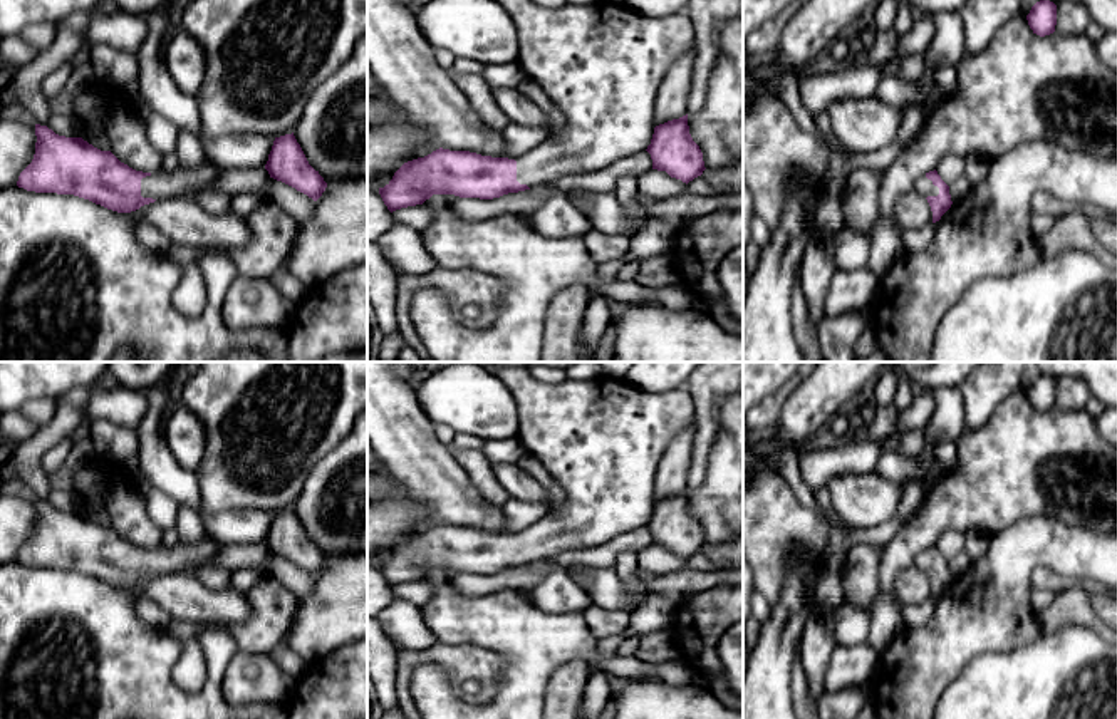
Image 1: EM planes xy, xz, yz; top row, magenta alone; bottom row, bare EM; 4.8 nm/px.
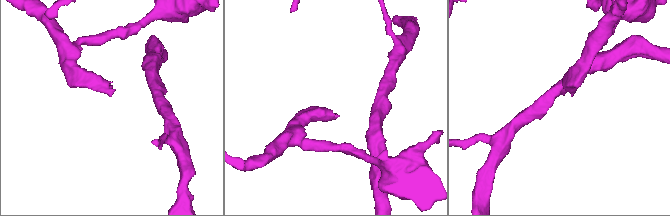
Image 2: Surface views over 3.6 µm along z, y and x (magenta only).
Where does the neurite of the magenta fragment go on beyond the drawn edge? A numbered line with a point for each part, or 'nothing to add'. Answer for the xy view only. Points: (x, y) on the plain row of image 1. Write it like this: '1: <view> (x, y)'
1: xy (163, 558)

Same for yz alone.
1: yz (923, 560)

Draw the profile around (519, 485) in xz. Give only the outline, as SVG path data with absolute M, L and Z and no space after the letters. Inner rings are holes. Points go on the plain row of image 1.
M495 464L493 473L510 498L550 508L545 488L517 464Z

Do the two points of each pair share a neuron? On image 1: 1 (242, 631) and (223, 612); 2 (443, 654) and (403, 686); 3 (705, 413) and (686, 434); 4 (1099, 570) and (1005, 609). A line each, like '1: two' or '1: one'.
1: two
2: one
3: two
4: one

